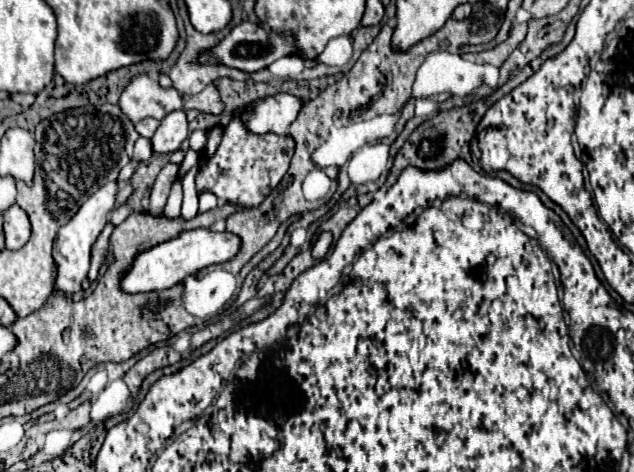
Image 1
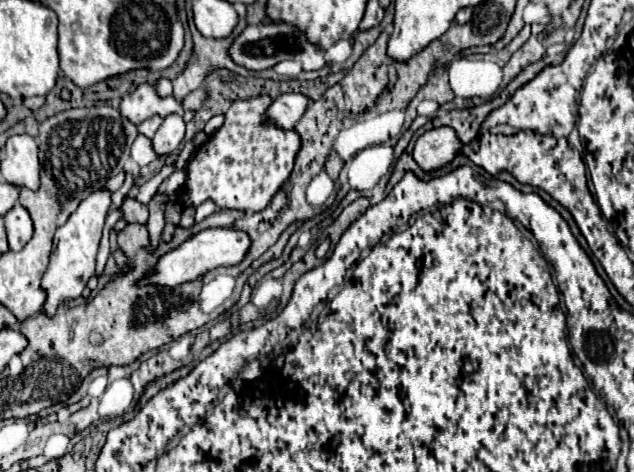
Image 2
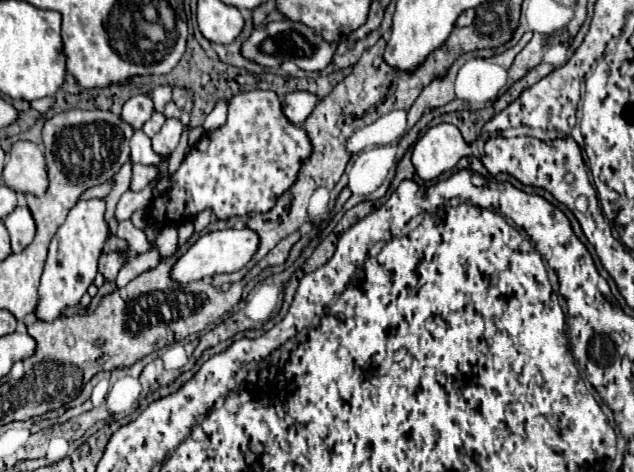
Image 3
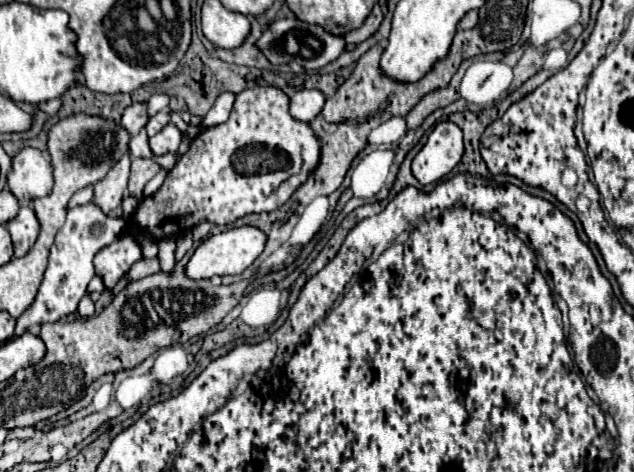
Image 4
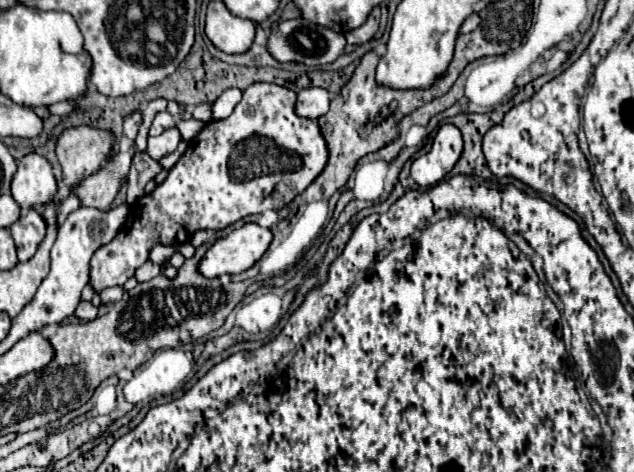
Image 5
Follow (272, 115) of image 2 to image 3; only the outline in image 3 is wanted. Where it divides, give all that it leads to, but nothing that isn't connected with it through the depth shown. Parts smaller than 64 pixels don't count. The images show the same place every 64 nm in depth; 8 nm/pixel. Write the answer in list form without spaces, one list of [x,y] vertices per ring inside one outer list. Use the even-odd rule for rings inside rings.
[[[292,92],[282,98],[282,112],[290,124],[300,126],[314,110],[318,98],[310,92]]]

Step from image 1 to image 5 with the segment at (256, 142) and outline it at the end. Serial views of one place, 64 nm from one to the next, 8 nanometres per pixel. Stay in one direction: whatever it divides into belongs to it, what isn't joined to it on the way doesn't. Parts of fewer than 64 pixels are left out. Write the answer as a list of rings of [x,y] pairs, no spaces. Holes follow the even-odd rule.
[[[252,84],[244,90],[242,100],[226,120],[208,122],[202,132],[188,144],[188,150],[168,172],[166,180],[158,184],[152,194],[138,198],[130,206],[128,220],[116,238],[94,252],[90,262],[90,284],[94,290],[102,292],[108,286],[122,286],[128,278],[134,276],[134,270],[148,260],[148,252],[154,244],[184,244],[196,230],[222,230],[242,220],[244,216],[260,214],[264,210],[280,210],[296,194],[304,192],[306,186],[322,172],[328,160],[328,150],[318,124],[294,114],[294,102],[296,94],[284,86]]]

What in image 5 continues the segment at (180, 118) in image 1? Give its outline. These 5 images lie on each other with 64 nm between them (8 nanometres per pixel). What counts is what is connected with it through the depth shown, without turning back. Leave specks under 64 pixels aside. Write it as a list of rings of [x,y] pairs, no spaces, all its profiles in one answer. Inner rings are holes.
[[[168,128],[164,130],[160,136],[154,136],[154,138],[148,138],[148,154],[154,158],[154,160],[160,160],[162,156],[174,152],[180,144],[180,132],[178,128]]]

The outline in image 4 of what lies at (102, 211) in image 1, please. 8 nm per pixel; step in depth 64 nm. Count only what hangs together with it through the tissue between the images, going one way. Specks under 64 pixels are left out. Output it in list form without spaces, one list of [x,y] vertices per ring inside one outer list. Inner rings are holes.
[[[94,202],[68,210],[68,218],[66,218],[64,226],[58,230],[56,240],[50,248],[48,268],[44,272],[44,280],[40,284],[38,296],[36,296],[34,304],[18,318],[14,336],[20,336],[24,330],[28,330],[32,326],[40,326],[44,322],[56,322],[78,308],[80,298],[86,294],[88,284],[96,274],[94,272],[96,252],[100,252],[104,246],[112,244],[120,236],[122,226],[124,226],[124,220],[114,220],[114,218],[106,216],[102,212],[102,208]]]

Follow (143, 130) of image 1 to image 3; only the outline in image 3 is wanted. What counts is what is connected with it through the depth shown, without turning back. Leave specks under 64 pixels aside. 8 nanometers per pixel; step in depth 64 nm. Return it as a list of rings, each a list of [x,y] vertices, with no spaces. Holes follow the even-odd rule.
[[[154,112],[154,114],[152,114],[152,118],[150,118],[150,120],[148,120],[148,122],[146,122],[144,126],[142,126],[142,130],[144,130],[144,134],[152,138],[152,136],[154,136],[154,134],[156,134],[156,132],[158,132],[158,130],[162,128],[162,124],[164,124],[164,120],[166,120],[166,118],[164,118],[164,116],[160,114],[160,112]]]

